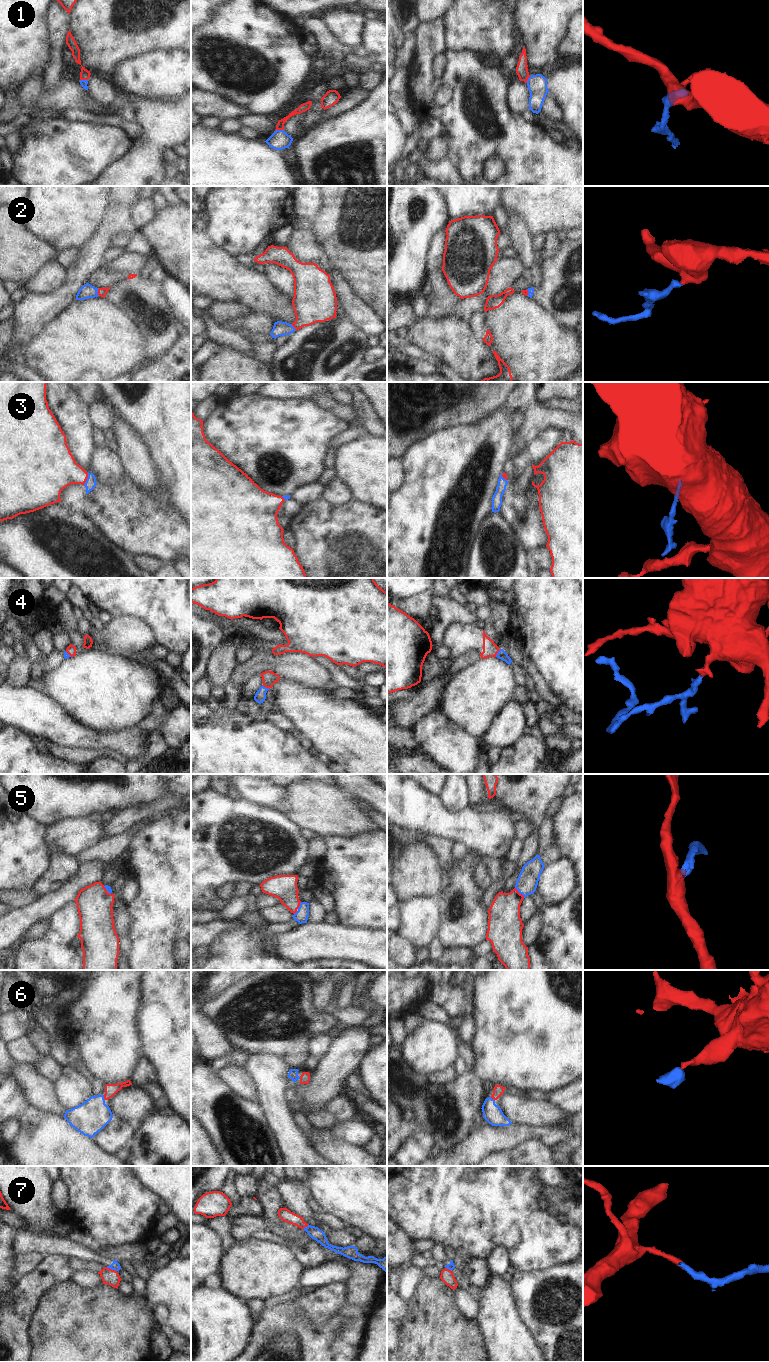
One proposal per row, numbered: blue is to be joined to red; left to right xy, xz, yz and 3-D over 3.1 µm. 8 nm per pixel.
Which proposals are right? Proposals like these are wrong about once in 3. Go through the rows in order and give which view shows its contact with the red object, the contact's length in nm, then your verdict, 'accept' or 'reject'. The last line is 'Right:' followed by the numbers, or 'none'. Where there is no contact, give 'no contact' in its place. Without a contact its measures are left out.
1: xy | 80 nm | accept
2: xy | 60 nm | accept
3: xy | 110 nm | accept
4: yz | 80 nm | accept
5: yz | 120 nm | accept
6: xy | 40 nm | accept
7: xy | 90 nm | reject
Right: 1, 2, 3, 4, 5, 6

